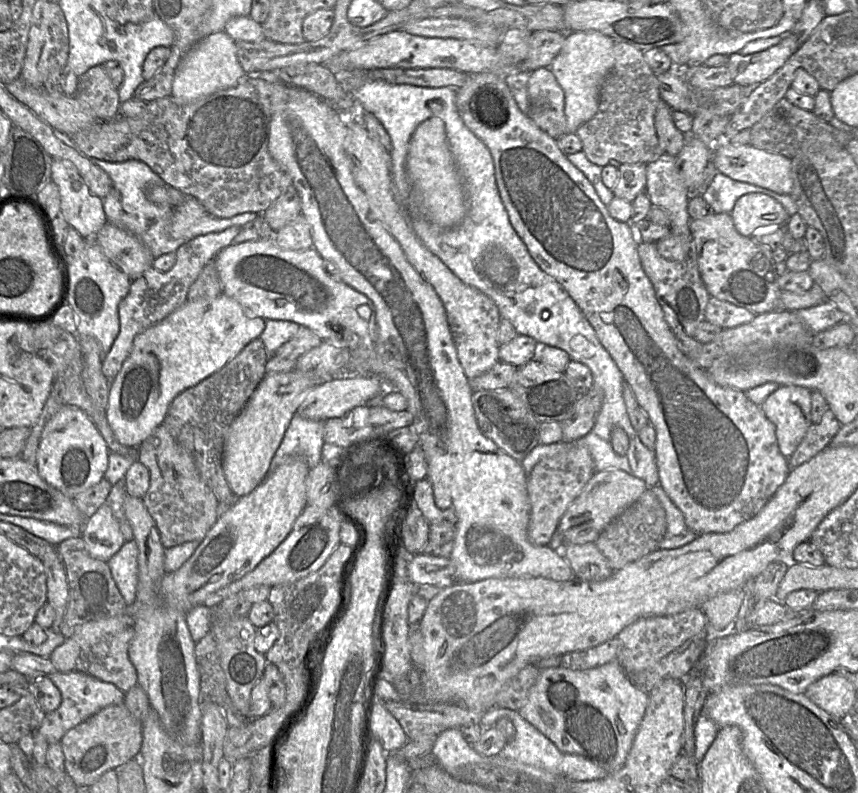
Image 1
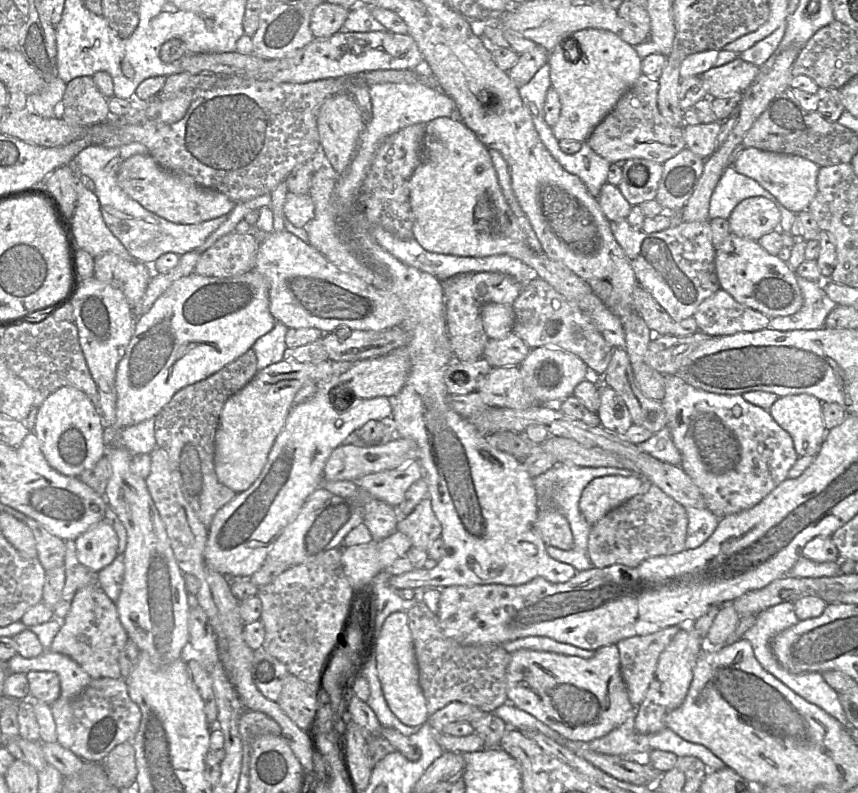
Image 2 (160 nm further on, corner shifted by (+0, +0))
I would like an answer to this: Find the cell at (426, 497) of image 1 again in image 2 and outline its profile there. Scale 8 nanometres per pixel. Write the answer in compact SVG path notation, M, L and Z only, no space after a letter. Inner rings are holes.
M425 497L409 515L400 517L396 531L407 535L413 547L427 551L432 542L441 537L442 532L430 499Z

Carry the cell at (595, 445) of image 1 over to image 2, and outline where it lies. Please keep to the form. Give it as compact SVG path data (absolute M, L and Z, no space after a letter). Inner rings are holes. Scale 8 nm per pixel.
M557 463L546 472L538 475L533 479L533 484L536 489L538 498L538 508L544 507L548 503L553 502L555 507L567 519L573 538L574 546L570 550L561 550L554 546L546 546L549 556L557 561L567 563L575 568L577 572L589 570L593 568L587 553L588 538L590 535L591 525L586 521L579 509L579 500L583 489L586 485L595 478L609 475L620 475L624 477L639 477L641 476L638 470L617 468L617 467L582 467L571 463Z

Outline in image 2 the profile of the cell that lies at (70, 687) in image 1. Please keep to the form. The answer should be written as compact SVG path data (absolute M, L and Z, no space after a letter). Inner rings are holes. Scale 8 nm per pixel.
M48 649L34 658L24 658L16 654L7 662L8 674L27 674L30 671L57 673L60 678L60 696L69 699L79 695L92 680L89 674L73 659Z

